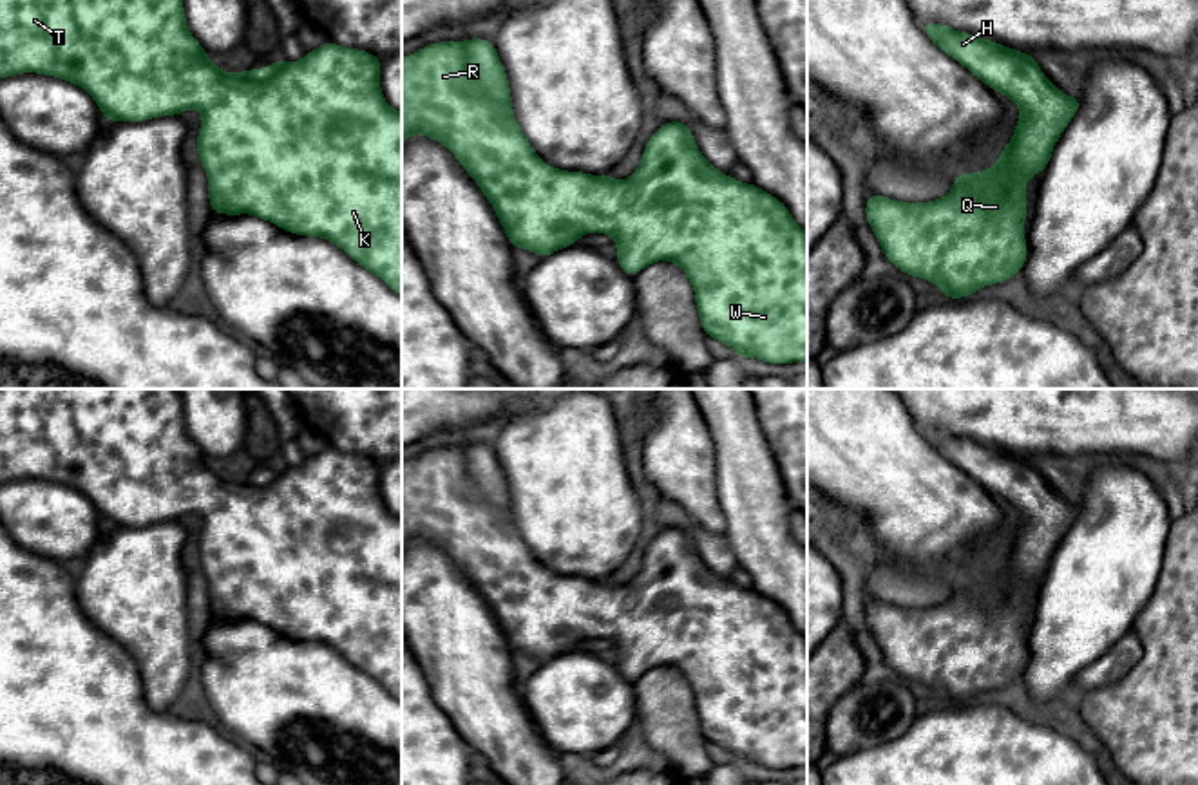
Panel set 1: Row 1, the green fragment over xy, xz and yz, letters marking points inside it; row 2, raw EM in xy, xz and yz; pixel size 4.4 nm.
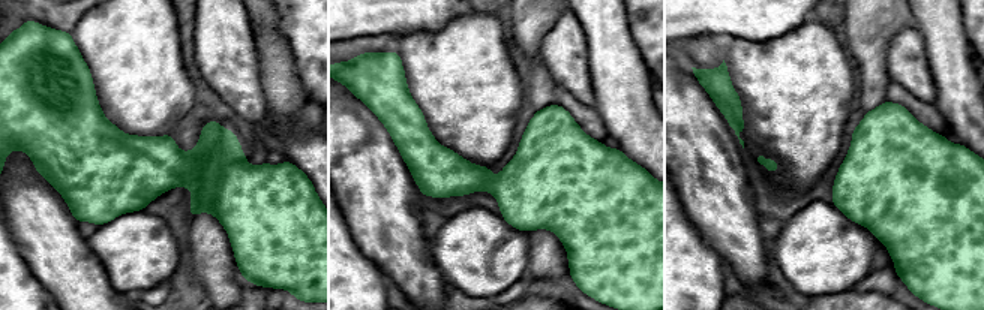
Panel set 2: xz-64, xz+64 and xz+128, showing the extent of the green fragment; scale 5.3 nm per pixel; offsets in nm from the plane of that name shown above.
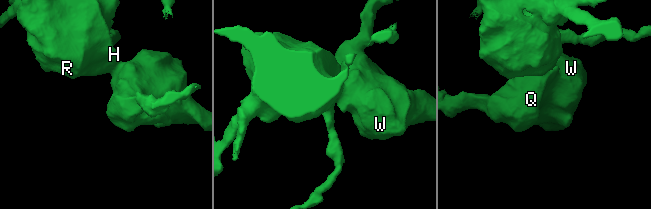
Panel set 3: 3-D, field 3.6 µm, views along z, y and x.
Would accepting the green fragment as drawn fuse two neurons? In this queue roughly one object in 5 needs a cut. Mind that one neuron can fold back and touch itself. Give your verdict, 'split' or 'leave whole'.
leave whole

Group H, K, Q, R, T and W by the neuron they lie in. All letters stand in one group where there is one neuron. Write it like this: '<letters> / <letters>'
H K Q R T W

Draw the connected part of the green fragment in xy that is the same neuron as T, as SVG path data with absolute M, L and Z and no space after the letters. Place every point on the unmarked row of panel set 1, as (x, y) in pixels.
M0 389L0 485L24 478L38 478L67 485L87 496L107 526L145 526L177 521L195 514L203 526L197 537L197 561L208 581L210 617L224 620L250 619L275 631L306 642L328 644L355 667L380 682L402 700L402 515L393 515L380 496L382 465L360 454L346 454L326 447L304 459L300 467L273 467L262 476L246 474L237 479L221 476L186 432L179 389Z

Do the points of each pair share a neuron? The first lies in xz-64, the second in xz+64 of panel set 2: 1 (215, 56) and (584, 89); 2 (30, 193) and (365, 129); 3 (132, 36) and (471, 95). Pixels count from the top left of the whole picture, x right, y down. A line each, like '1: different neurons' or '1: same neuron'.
1: same neuron
2: same neuron
3: same neuron

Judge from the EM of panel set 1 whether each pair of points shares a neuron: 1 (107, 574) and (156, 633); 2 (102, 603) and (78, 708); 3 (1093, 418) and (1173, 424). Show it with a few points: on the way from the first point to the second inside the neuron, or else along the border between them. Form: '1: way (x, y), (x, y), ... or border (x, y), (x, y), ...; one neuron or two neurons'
1: way (122, 588), (149, 619); one neuron
2: border (73, 588), (80, 610), (127, 653); two neurons
3: way (1113, 418), (1153, 418); one neuron

